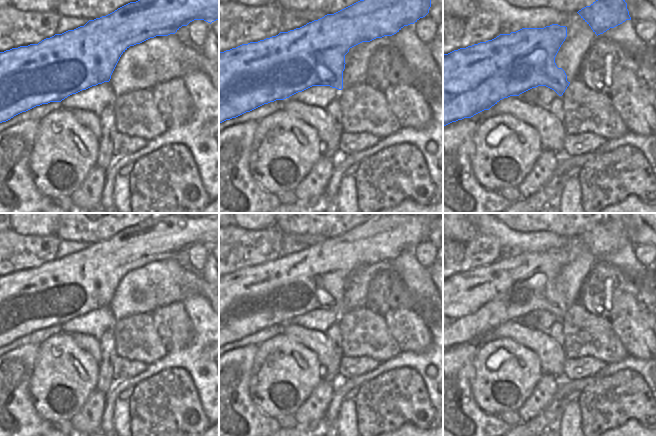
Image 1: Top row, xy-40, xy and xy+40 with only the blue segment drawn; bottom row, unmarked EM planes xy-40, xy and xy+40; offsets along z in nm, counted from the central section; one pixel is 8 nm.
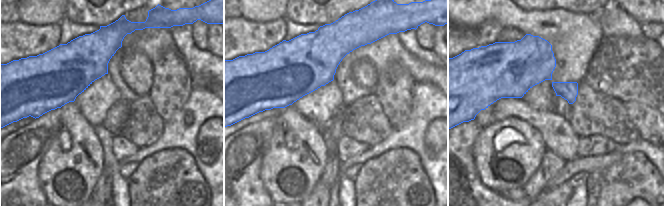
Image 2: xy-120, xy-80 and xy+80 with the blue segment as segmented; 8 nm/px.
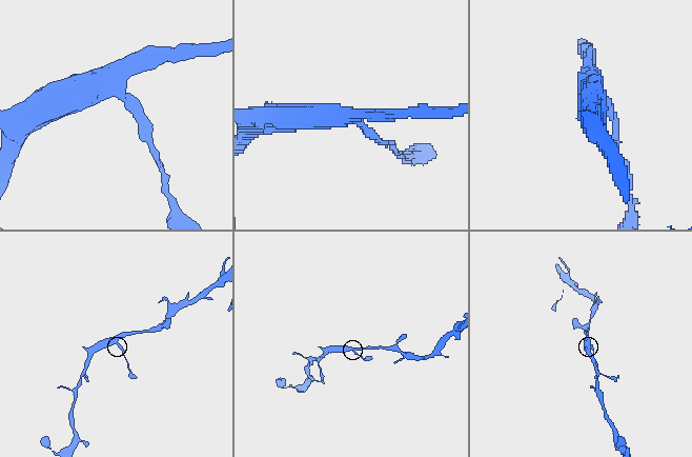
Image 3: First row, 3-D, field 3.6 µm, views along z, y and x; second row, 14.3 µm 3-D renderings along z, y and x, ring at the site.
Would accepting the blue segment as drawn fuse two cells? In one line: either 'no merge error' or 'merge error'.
no merge error

